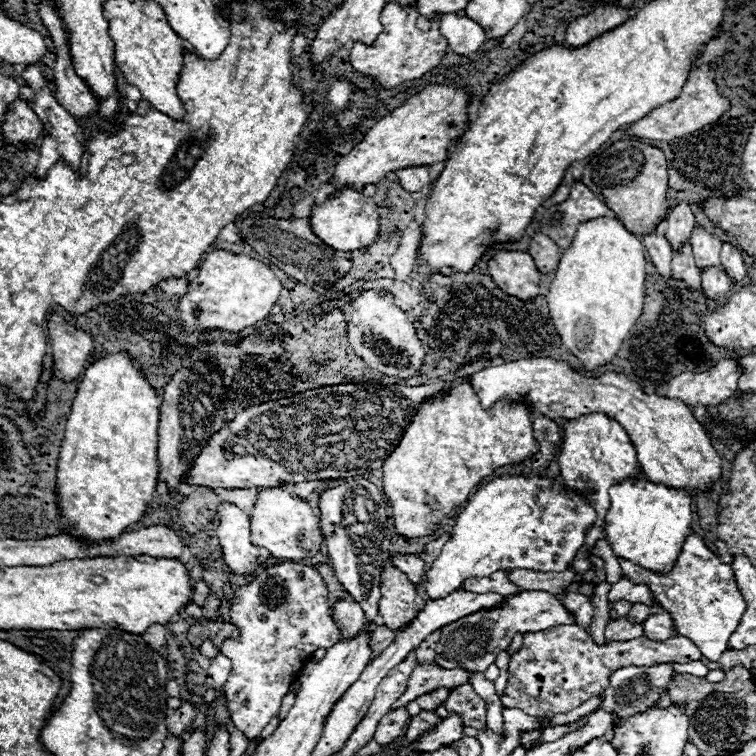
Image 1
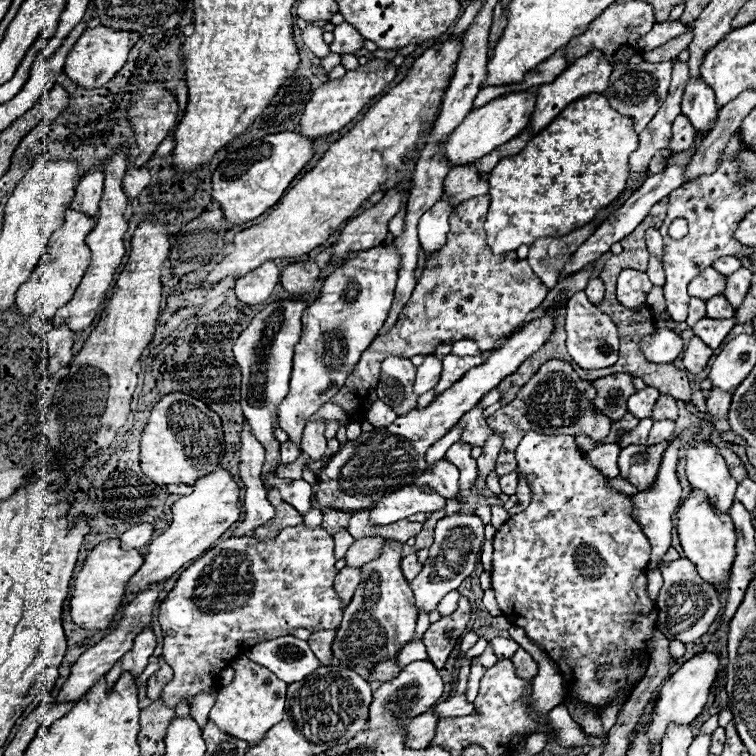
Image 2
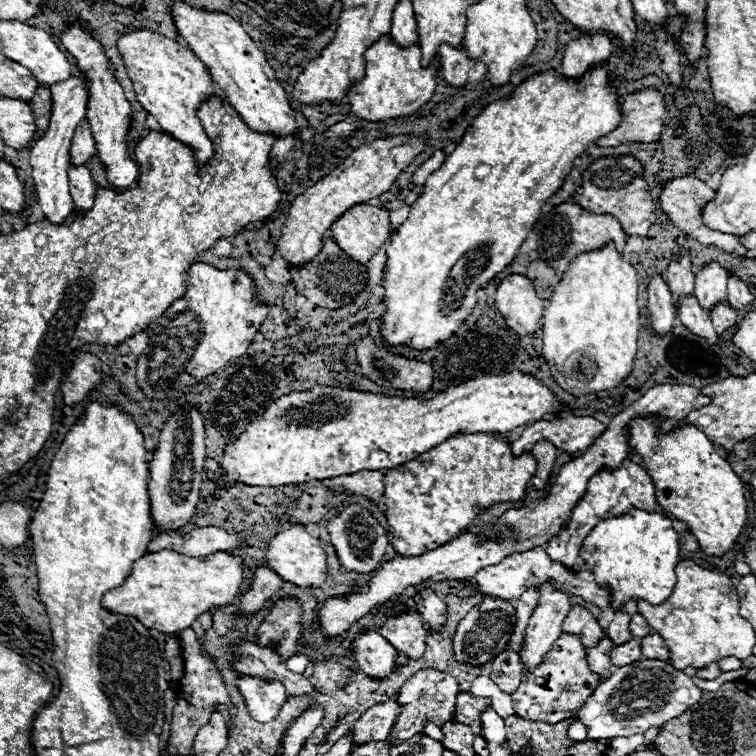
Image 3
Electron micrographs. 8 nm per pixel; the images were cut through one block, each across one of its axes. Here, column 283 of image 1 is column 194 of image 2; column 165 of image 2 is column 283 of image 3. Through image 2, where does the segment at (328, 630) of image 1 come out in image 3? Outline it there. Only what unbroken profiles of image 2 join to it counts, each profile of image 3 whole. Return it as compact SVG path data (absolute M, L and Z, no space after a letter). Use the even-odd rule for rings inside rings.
M280 598L274 602L270 610L266 610L266 618L260 624L260 632L256 634L258 644L266 646L268 642L278 644L276 652L282 660L288 660L296 650L296 640L302 630L302 610L296 600ZM240 678L238 688L244 696L250 716L256 722L272 720L286 700L286 688L280 682L264 682L260 678Z

